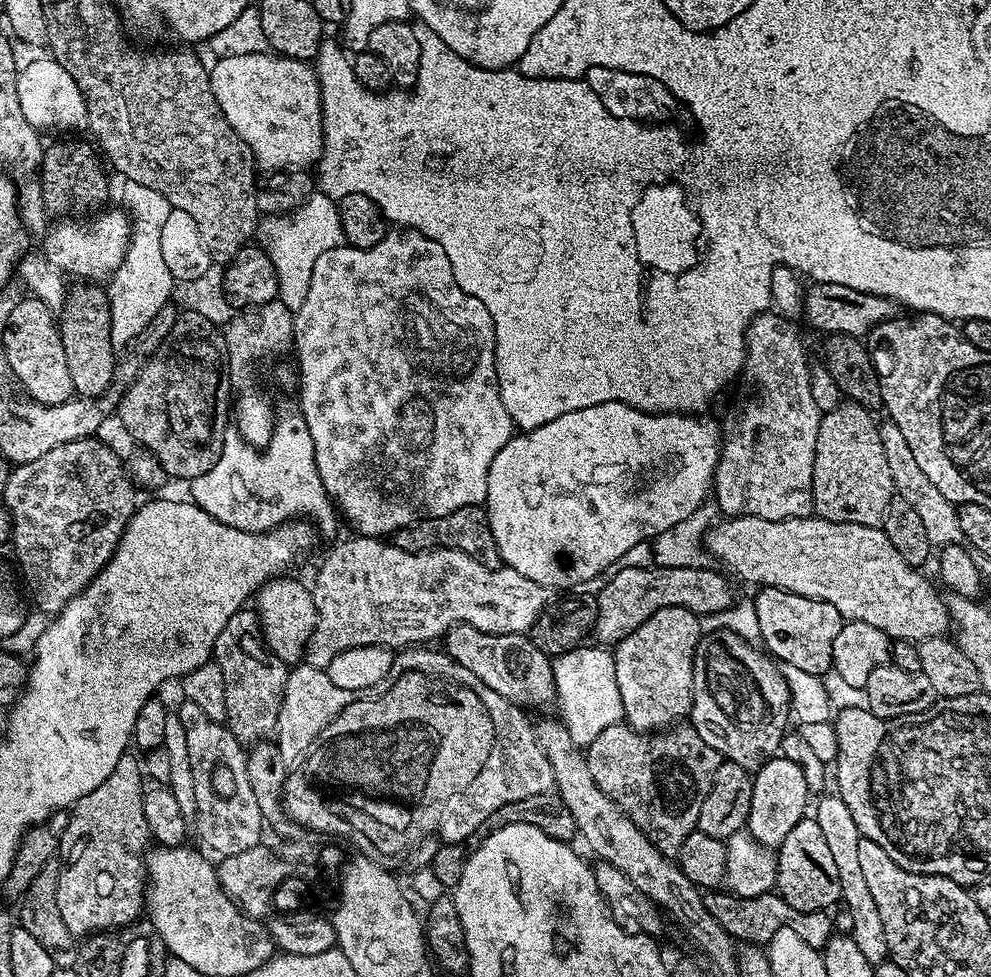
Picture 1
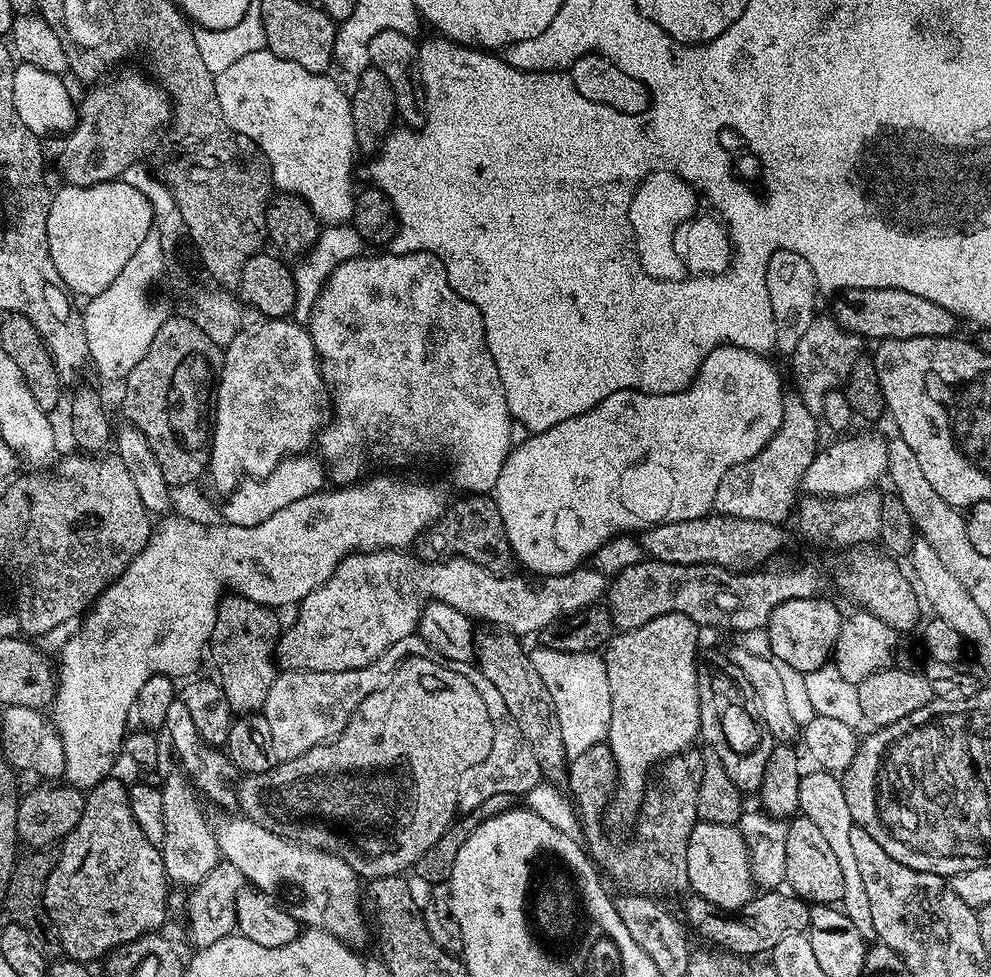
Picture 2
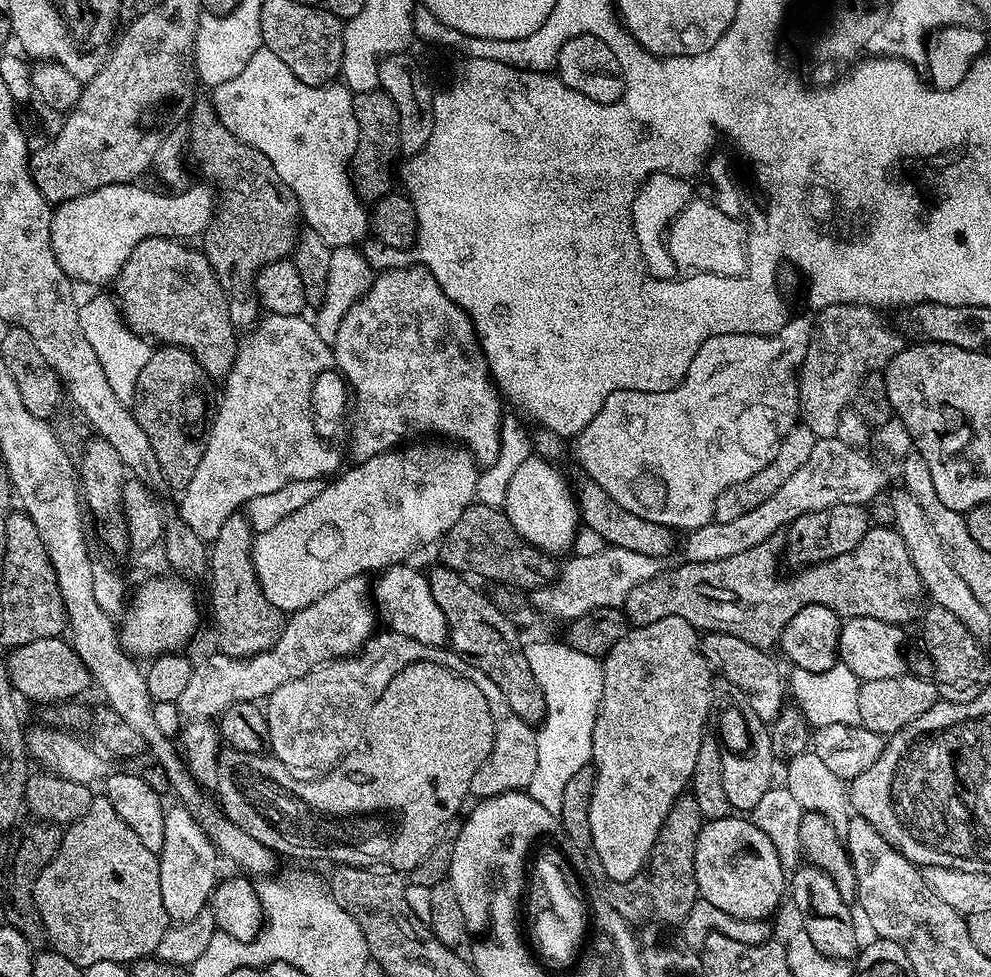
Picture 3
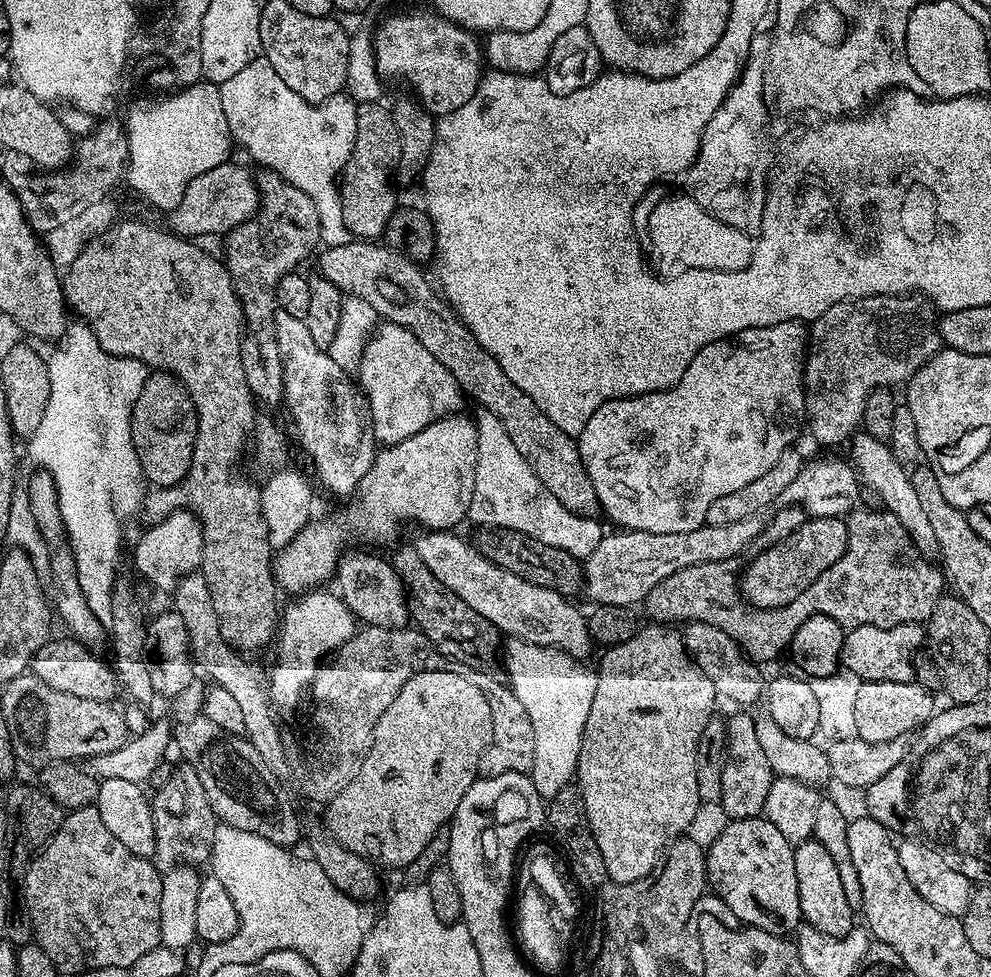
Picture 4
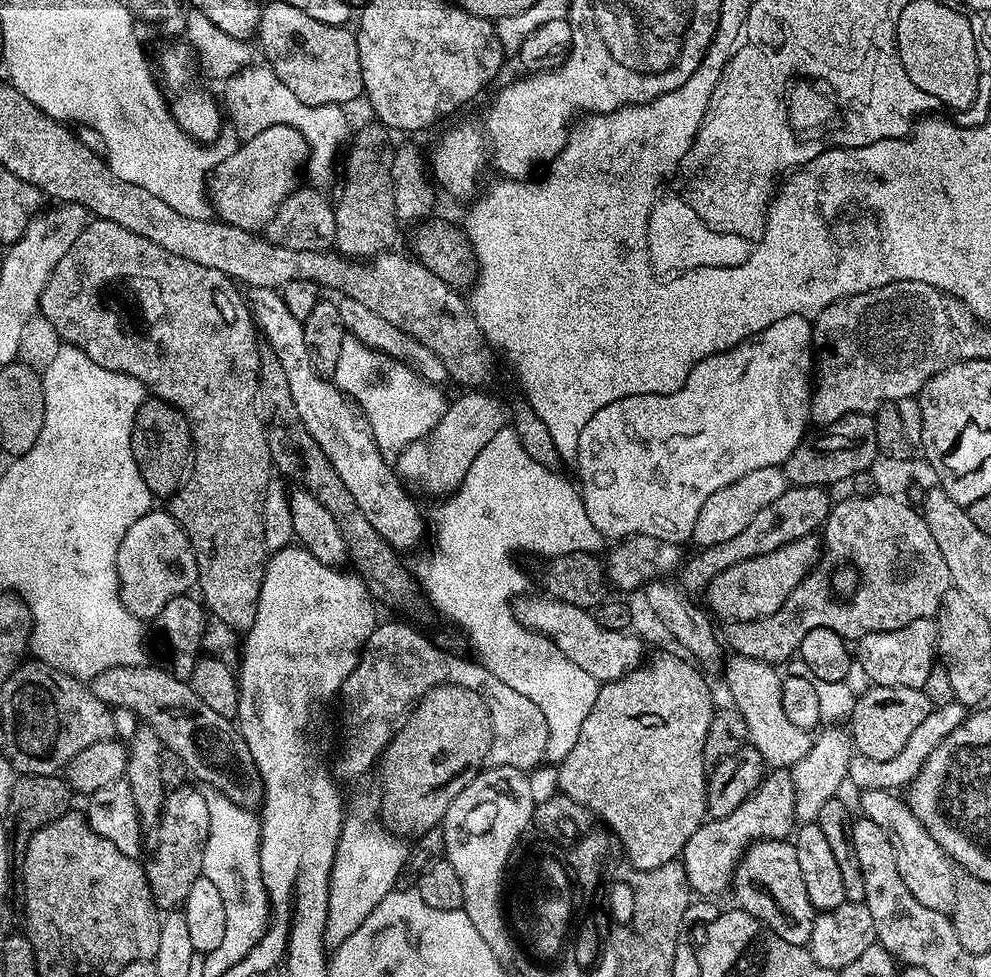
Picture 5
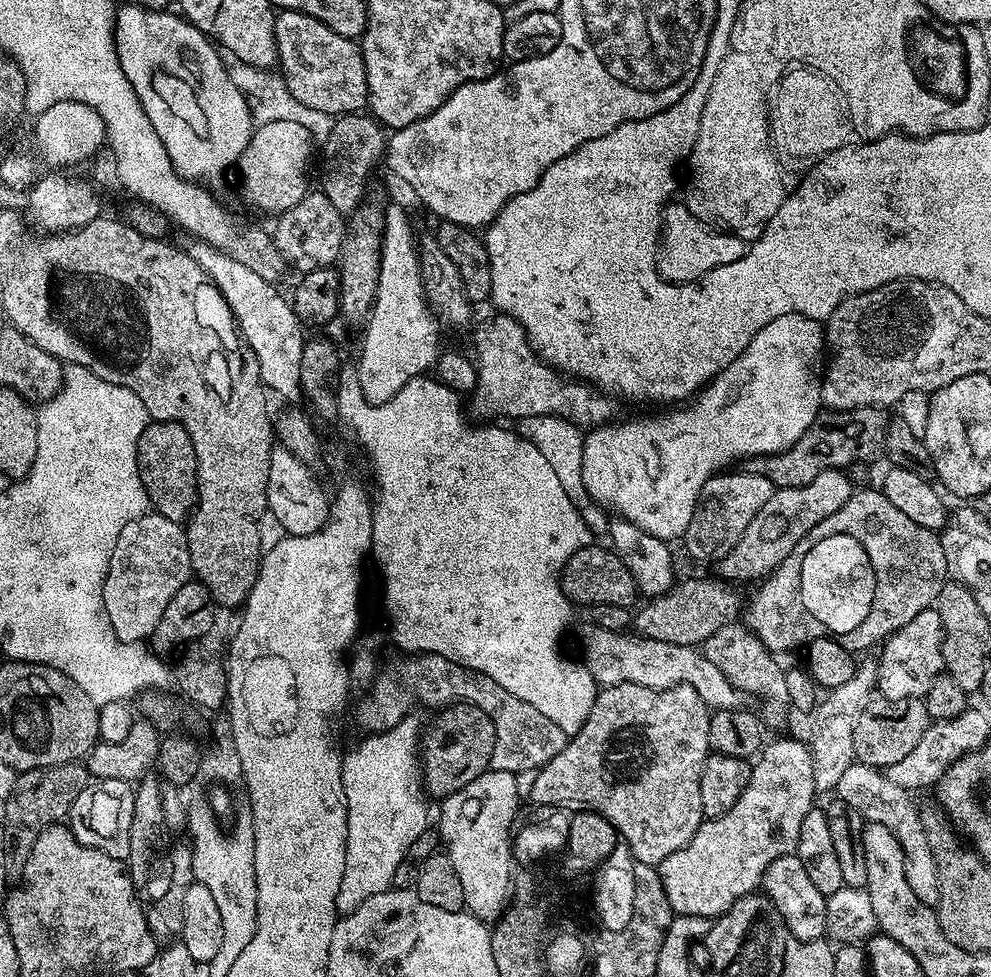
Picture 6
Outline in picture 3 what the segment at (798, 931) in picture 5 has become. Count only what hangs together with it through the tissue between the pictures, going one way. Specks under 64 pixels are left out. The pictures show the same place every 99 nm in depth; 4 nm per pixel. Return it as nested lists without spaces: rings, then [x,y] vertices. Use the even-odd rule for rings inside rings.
[[[729,814],[701,823],[698,842],[694,846],[694,878],[699,899],[710,902],[710,906],[718,906],[726,914],[734,914],[734,918],[747,920],[768,920],[776,912],[780,899],[786,896],[786,870],[778,858],[778,850],[762,830],[750,818],[740,814]]]

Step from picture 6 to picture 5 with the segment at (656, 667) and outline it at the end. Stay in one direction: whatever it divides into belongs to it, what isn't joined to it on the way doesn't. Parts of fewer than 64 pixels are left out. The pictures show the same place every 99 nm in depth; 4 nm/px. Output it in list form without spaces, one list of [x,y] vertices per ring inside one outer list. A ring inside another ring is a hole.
[[[547,594],[529,595],[515,601],[514,615],[524,628],[540,632],[552,640],[570,658],[572,666],[579,666],[600,684],[622,678],[643,665],[644,644],[636,636],[628,636],[627,631],[610,630],[600,625],[599,619],[589,609],[570,606],[561,600],[553,600]],[[529,599],[529,600],[528,600]]]

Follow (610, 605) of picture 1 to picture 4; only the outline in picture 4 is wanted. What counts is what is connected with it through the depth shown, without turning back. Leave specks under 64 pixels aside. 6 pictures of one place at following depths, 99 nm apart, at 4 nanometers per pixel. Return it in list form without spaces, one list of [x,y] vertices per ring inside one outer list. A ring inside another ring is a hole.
[[[856,510],[847,517],[848,525],[848,545],[842,554],[842,558],[838,558],[838,562],[834,562],[834,566],[829,570],[824,570],[818,576],[815,582],[810,586],[806,586],[806,590],[802,590],[802,594],[798,598],[794,598],[794,602],[790,602],[781,608],[755,608],[749,604],[743,596],[740,595],[740,586],[738,583],[738,564],[736,560],[723,560],[722,562],[702,562],[698,566],[686,566],[686,570],[678,570],[674,574],[670,574],[670,578],[662,578],[662,582],[658,582],[658,586],[654,586],[654,590],[650,590],[650,594],[646,594],[646,598],[642,602],[642,609],[649,616],[649,621],[652,622],[676,622],[672,620],[680,620],[679,622],[706,622],[710,626],[718,626],[718,630],[723,630],[725,634],[730,634],[730,638],[734,638],[734,642],[740,644],[741,650],[749,660],[753,662],[761,662],[760,660],[776,660],[780,655],[789,651],[792,639],[796,633],[796,621],[799,621],[802,612],[799,612],[799,607],[804,604],[803,613],[809,616],[826,616],[834,618],[841,627],[845,629],[857,628],[862,625],[880,626],[883,629],[889,629],[890,626],[898,626],[899,624],[919,624],[926,622],[930,618],[930,614],[934,614],[934,606],[938,606],[941,596],[946,592],[946,577],[939,567],[936,568],[935,563],[930,562],[929,557],[923,556],[918,550],[918,546],[914,544],[906,526],[902,526],[902,522],[898,522],[898,518],[893,512],[883,511],[865,511]]]

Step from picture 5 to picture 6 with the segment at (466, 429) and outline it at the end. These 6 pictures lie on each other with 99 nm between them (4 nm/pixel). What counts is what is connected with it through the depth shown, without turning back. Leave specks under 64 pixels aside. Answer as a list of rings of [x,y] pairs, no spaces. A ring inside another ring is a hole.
[[[495,314],[475,325],[472,340],[476,343],[476,389],[471,393],[472,408],[480,416],[558,416],[581,430],[591,430],[609,423],[617,401],[591,384],[569,378],[545,362],[528,343],[528,335],[517,320]]]

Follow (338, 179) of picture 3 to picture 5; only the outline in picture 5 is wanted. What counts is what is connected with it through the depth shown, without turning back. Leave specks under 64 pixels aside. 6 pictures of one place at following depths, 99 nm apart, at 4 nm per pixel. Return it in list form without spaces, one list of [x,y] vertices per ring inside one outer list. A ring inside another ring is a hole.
[[[261,66],[261,68],[241,67],[236,75],[226,80],[223,87],[225,88],[222,104],[226,109],[227,119],[228,116],[232,119],[237,134],[242,136],[240,138],[256,136],[260,131],[275,124],[288,124],[300,131],[308,144],[306,171],[308,170],[312,176],[331,174],[332,163],[335,162],[339,152],[341,155],[350,136],[348,120],[344,117],[345,109],[341,105],[331,104],[312,108],[308,104],[298,102],[298,98],[294,98],[294,94],[290,94],[290,90],[286,90],[286,86],[282,86],[280,79],[267,66]]]

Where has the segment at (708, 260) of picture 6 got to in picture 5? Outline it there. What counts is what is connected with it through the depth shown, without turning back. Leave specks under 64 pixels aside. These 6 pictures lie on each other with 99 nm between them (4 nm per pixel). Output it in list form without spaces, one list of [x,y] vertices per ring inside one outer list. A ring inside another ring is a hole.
[[[678,194],[659,197],[652,205],[650,218],[645,226],[647,234],[644,242],[648,244],[648,270],[663,284],[675,283],[681,274],[688,274],[688,271],[698,268],[736,268],[747,263],[752,252],[749,241],[740,236],[728,236],[701,229],[696,215],[687,209],[683,197]]]

